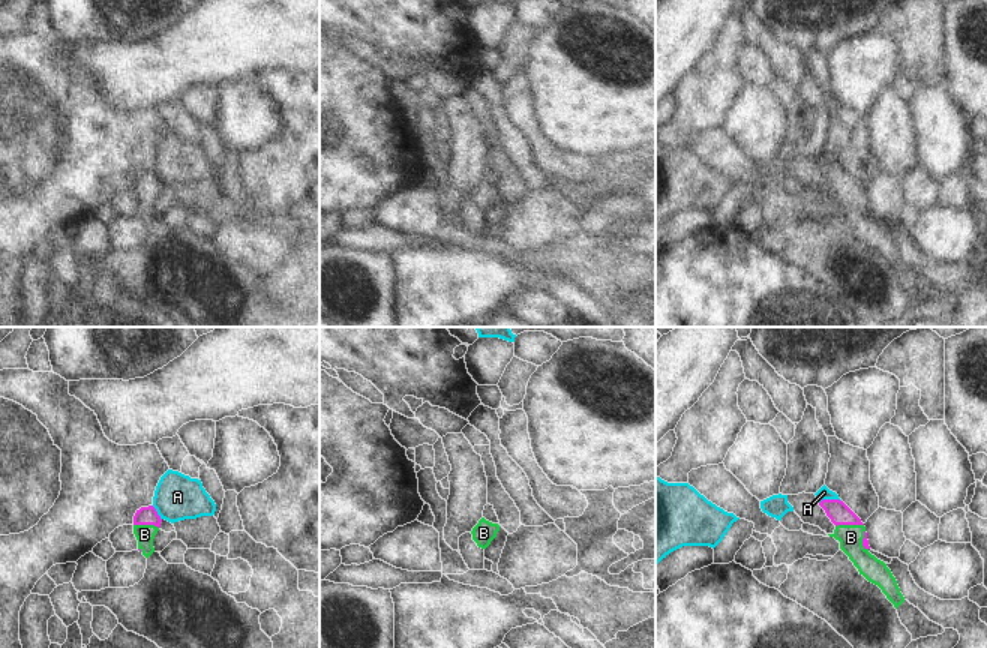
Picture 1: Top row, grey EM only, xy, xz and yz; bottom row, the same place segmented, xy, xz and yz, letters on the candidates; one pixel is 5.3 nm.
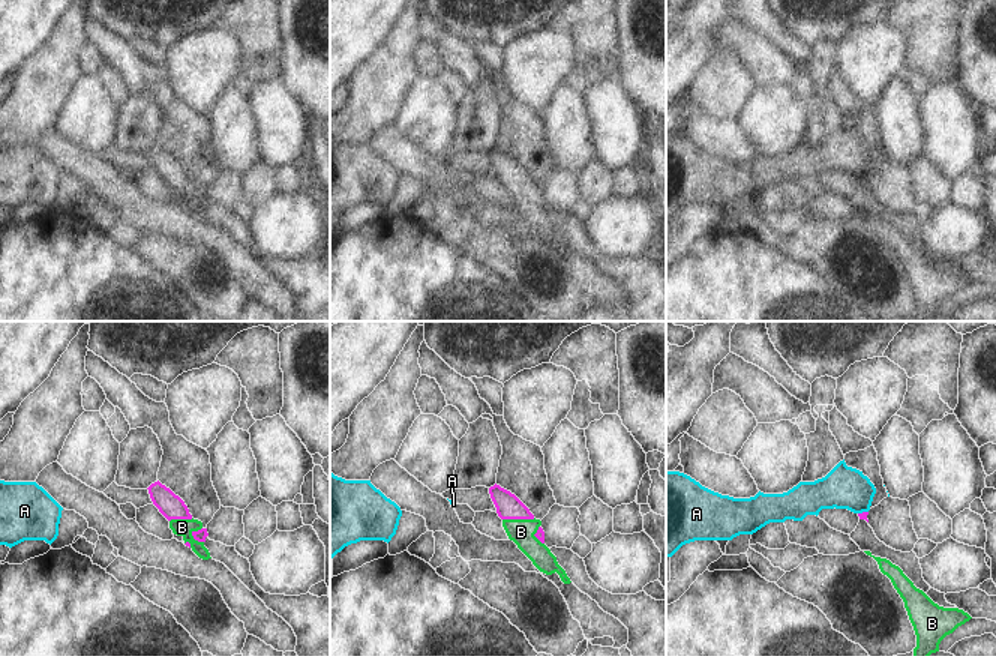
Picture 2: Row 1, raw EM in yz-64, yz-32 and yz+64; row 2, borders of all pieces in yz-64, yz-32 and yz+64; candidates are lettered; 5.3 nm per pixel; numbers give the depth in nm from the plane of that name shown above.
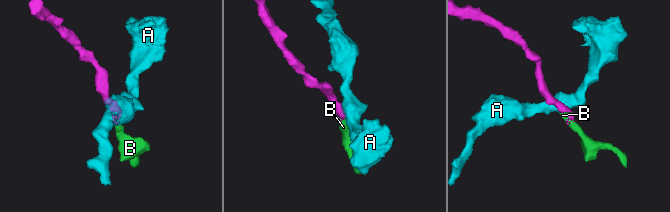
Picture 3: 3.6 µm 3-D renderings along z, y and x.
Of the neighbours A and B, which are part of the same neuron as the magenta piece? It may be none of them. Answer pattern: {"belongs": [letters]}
{"belongs": ["B"]}

